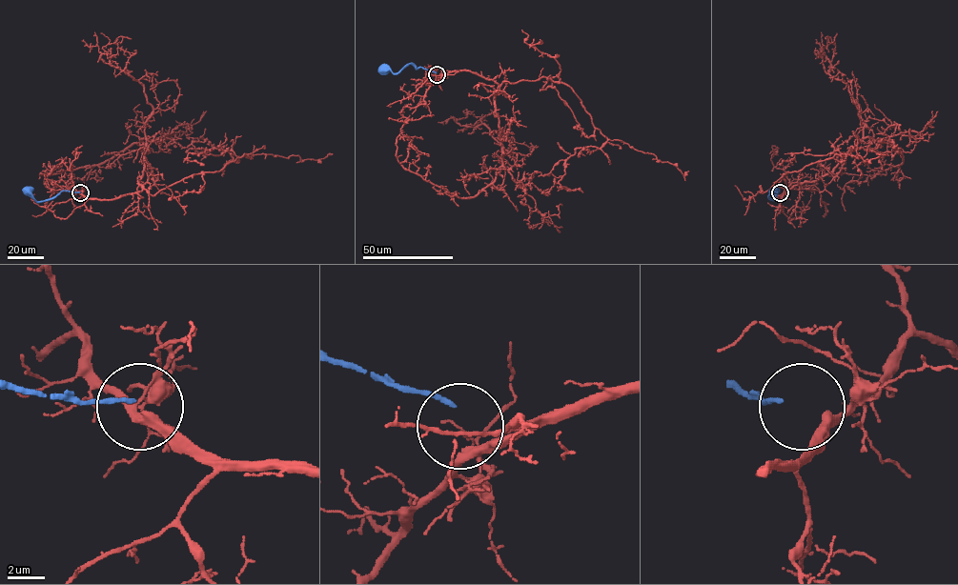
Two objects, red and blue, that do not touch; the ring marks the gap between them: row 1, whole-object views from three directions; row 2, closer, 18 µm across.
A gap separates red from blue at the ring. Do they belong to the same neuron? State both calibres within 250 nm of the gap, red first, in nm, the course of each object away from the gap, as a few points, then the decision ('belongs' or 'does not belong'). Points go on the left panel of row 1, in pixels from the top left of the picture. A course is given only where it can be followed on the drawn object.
calibres 440 and 240 nm; course red (81, 193), (113, 199), (139, 192), (147, 137), (96, 164), (40, 173), (46, 175), (50, 171), (43, 167); course blue (80, 192), (62, 191), (55, 196), (37, 202), (27, 191); does not belong

